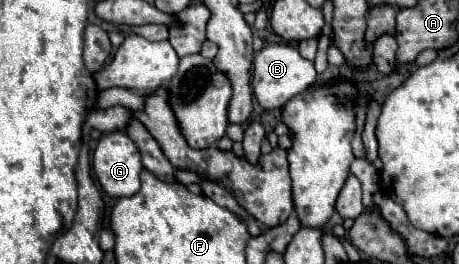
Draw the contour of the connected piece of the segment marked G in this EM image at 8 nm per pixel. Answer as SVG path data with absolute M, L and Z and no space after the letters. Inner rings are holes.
M126 132L104 134L94 150L92 164L108 196L134 196L140 190L142 160Z

